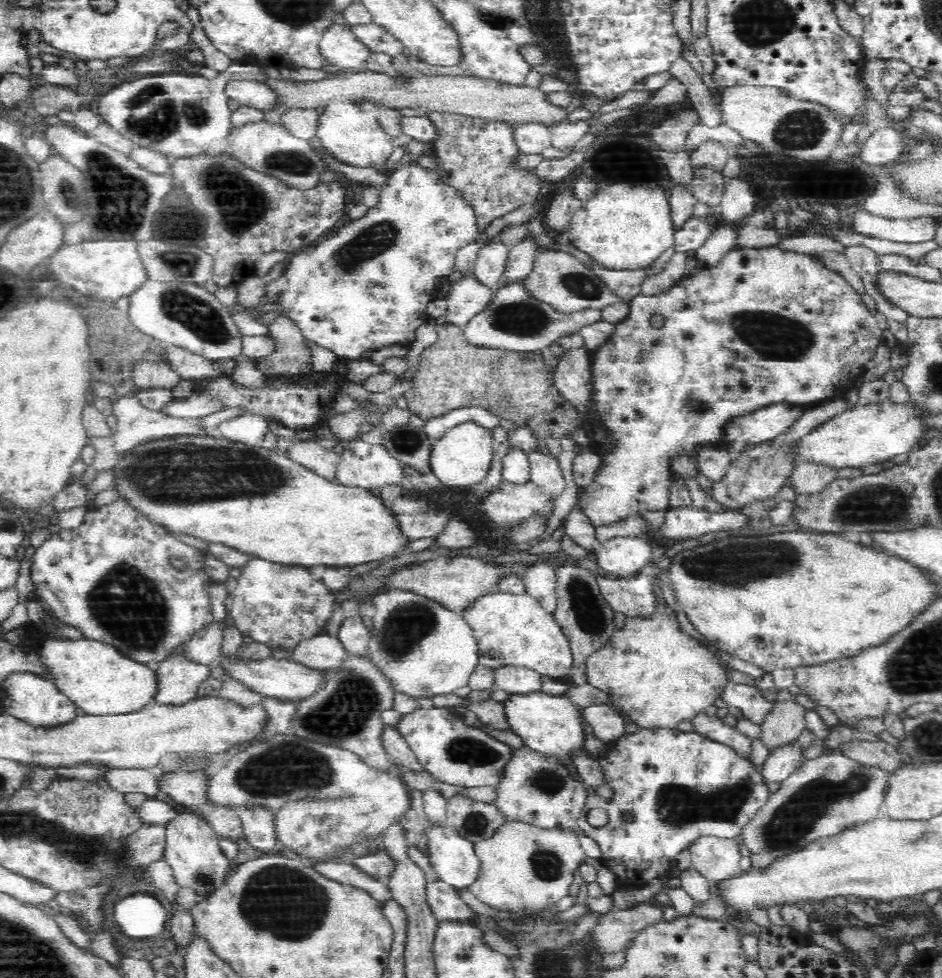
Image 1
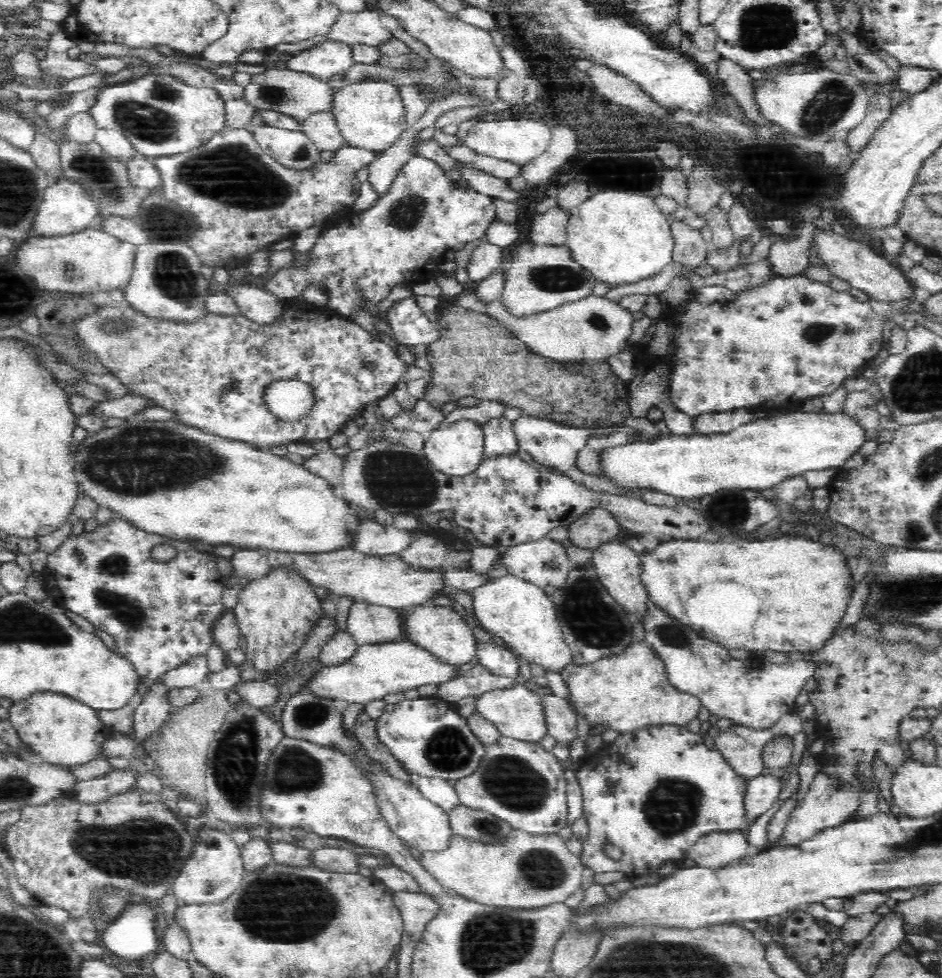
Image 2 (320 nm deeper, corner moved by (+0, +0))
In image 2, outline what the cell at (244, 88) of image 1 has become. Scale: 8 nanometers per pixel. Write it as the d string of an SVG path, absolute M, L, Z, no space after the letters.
M288 68L266 69L263 73L252 76L250 84L243 87L243 98L258 111L281 112L299 121L314 112L330 111L332 96L333 92L326 81Z

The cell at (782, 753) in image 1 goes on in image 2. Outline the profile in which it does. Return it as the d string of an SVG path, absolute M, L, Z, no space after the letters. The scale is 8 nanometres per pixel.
M759 775L753 777L748 782L748 794L746 794L746 813L748 814L748 824L758 816L771 810L772 805L783 790L782 778L778 776Z

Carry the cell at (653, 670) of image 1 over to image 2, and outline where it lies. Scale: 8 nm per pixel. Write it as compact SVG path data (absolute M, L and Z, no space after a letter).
M634 640L622 652L600 658L590 664L569 664L560 673L569 687L572 703L587 717L590 724L594 726L594 723L604 722L618 733L635 731L650 725L686 725L697 717L698 710L703 706L700 697L678 690L669 681L665 671L665 660L662 660L662 657L645 640Z

